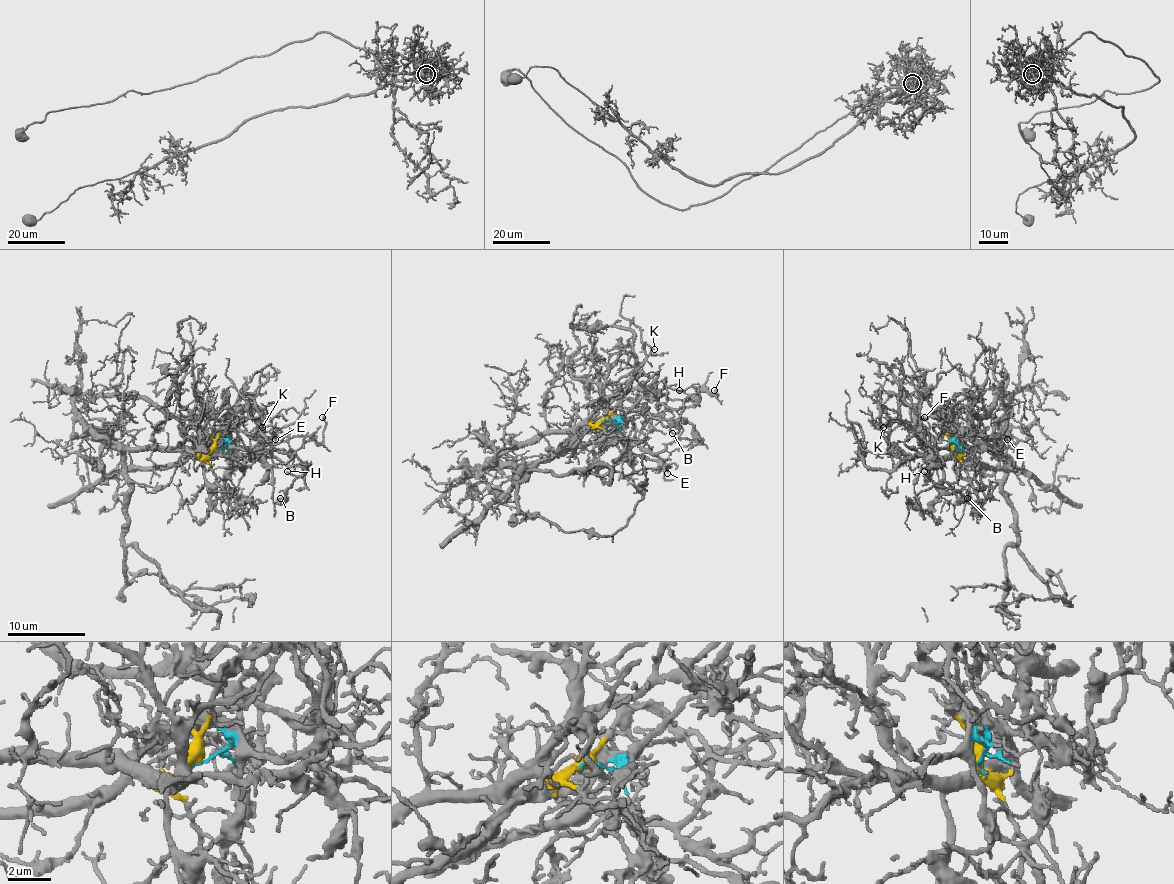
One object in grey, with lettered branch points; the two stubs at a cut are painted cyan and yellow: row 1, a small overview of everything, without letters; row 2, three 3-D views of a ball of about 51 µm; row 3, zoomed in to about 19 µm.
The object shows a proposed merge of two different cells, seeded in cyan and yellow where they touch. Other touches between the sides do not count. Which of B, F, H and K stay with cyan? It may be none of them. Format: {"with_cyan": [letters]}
{"with_cyan": ["B", "F", "H"]}

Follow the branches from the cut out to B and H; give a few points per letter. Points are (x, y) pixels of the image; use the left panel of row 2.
B: (214, 451), (230, 442), (300, 465), (304, 471), (281, 498)
H: (214, 451), (230, 442), (263, 451), (304, 471), (300, 475), (291, 475), (287, 471)

